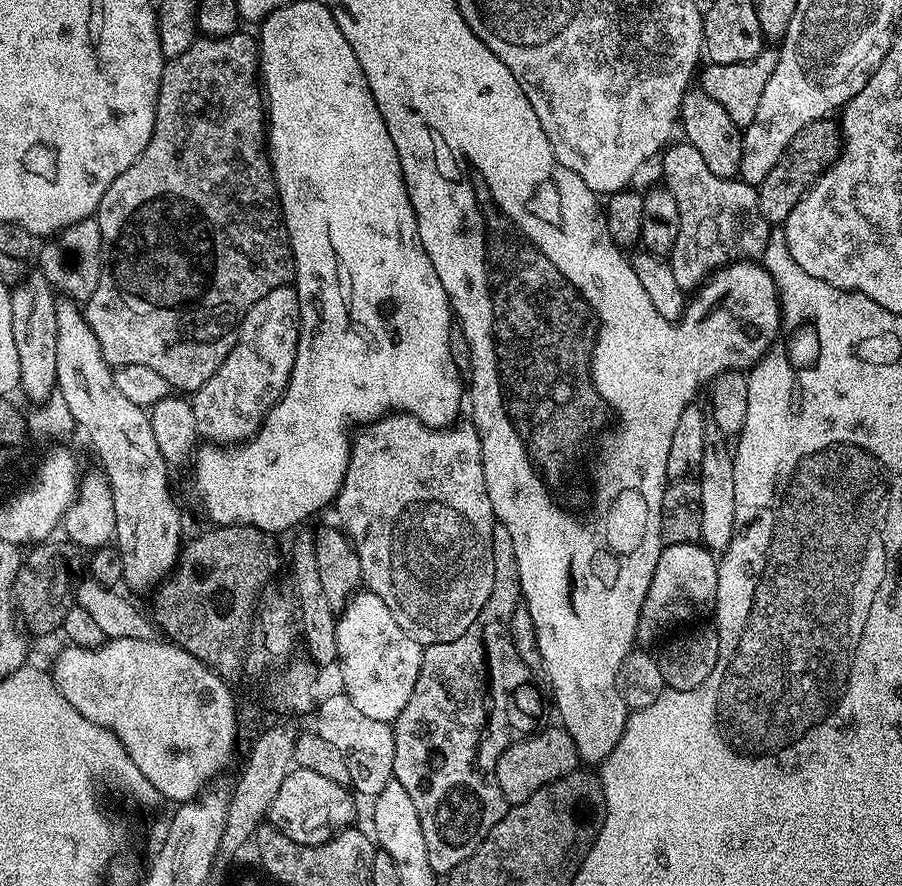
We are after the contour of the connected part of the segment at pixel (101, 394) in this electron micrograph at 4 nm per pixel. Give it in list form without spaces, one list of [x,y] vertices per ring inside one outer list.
[[[67,298],[57,299],[56,317],[56,388],[66,398],[77,425],[82,432],[84,428],[89,442],[96,447],[96,452],[104,463],[102,472],[112,488],[114,498],[114,544],[122,554],[124,584],[136,592],[147,593],[172,575],[185,539],[180,508],[172,497],[172,484],[168,481],[170,465],[166,458],[162,458],[162,450],[158,450],[151,415],[143,407],[130,402],[115,385],[114,369],[106,362],[94,330],[90,330],[84,321],[81,305]]]

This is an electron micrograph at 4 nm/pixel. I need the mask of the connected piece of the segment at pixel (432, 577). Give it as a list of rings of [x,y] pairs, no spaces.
[[[393,412],[379,420],[371,421],[359,429],[360,433],[351,437],[352,456],[348,460],[348,469],[344,475],[344,485],[340,487],[334,501],[334,508],[340,511],[339,523],[349,540],[356,547],[360,565],[364,571],[363,583],[367,591],[378,594],[382,602],[386,602],[392,611],[393,618],[421,644],[444,644],[466,634],[470,626],[481,614],[490,598],[490,590],[494,590],[494,550],[492,549],[492,527],[498,523],[492,515],[490,494],[486,486],[486,474],[482,470],[482,450],[475,424],[471,422],[457,422],[446,428],[431,428],[422,423],[416,416],[409,416],[407,412]]]

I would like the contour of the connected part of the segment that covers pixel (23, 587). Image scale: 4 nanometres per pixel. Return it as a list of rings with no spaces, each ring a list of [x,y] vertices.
[[[41,542],[27,549],[16,582],[12,587],[15,607],[19,615],[28,619],[32,627],[31,635],[48,636],[59,629],[64,622],[64,615],[70,607],[70,584],[68,588],[68,564],[64,556],[52,545],[52,542]]]

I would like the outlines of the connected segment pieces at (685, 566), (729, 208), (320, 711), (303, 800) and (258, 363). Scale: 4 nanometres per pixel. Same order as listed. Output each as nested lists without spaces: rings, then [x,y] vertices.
[[[703,543],[670,544],[660,549],[660,557],[654,566],[654,578],[650,578],[650,590],[646,590],[646,602],[642,602],[642,614],[638,618],[636,639],[641,645],[655,638],[656,632],[683,620],[696,620],[703,612],[713,611],[718,594],[718,560]]]
[[[673,143],[662,156],[662,184],[670,190],[670,194],[674,194],[680,215],[680,233],[672,247],[670,263],[678,286],[696,290],[716,269],[729,263],[728,251],[731,248],[740,255],[737,257],[748,262],[763,257],[770,225],[760,209],[760,193],[753,185],[739,178],[718,178],[692,144],[679,143]]]
[[[337,694],[337,696],[328,696],[319,701],[315,709],[316,724],[315,732],[342,758],[346,758],[346,770],[350,770],[350,785],[357,793],[368,798],[375,798],[382,790],[386,790],[386,782],[394,779],[392,771],[394,770],[394,734],[392,733],[392,724],[378,722],[378,718],[369,718],[362,714],[358,706],[349,696]]]
[[[293,767],[286,782],[278,786],[278,794],[274,794],[274,802],[266,820],[294,842],[324,844],[355,821],[352,819],[356,816],[356,804],[351,795],[353,793],[345,785],[330,782],[330,778],[325,778],[314,770]]]
[[[285,286],[278,290],[270,290],[266,298],[258,298],[258,302],[250,306],[240,327],[240,337],[230,350],[226,362],[222,362],[222,366],[218,366],[218,370],[191,397],[196,430],[205,441],[221,446],[235,446],[249,440],[255,432],[260,430],[269,410],[284,395],[286,386],[290,382],[299,337],[300,307],[295,287]]]

